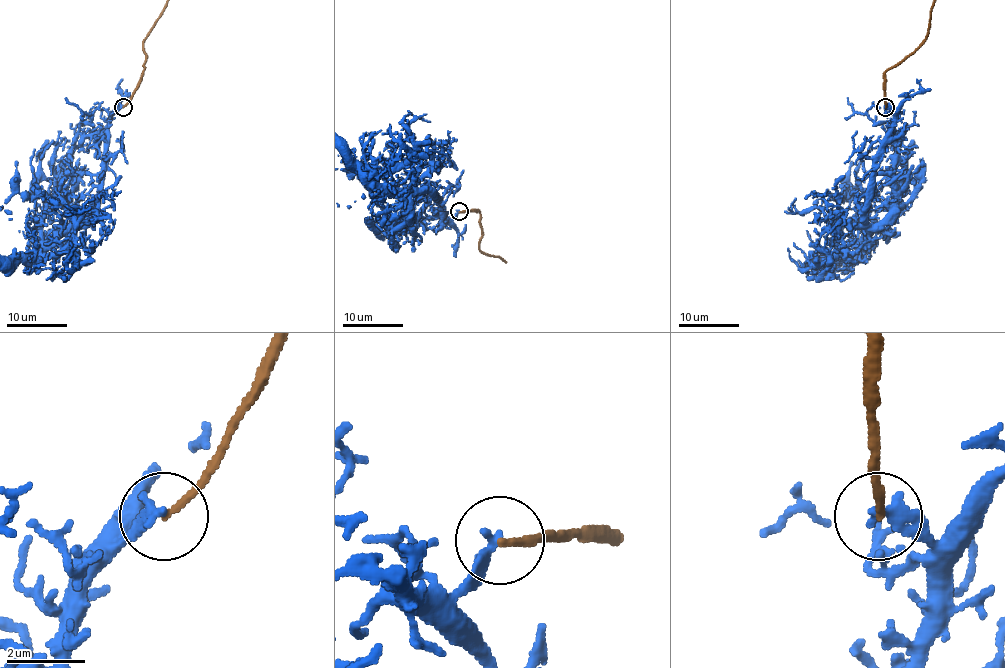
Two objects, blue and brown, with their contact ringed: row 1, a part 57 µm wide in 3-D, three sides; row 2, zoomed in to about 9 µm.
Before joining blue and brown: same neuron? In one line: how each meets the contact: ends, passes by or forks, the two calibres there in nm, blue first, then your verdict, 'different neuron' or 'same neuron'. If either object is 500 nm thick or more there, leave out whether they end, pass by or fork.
blue ends | brown ends | 320/170 nm | different neuron

